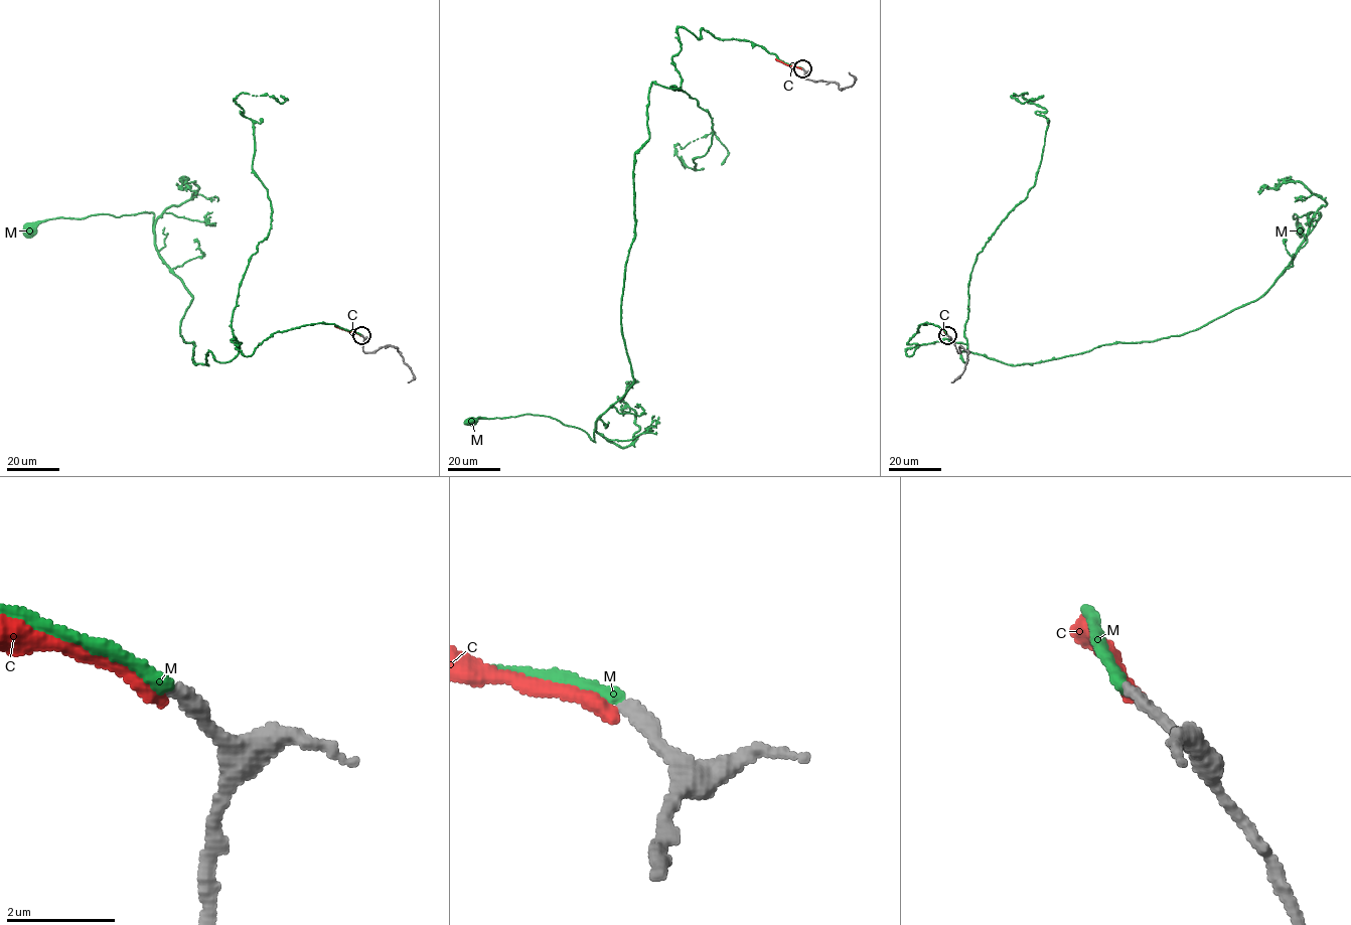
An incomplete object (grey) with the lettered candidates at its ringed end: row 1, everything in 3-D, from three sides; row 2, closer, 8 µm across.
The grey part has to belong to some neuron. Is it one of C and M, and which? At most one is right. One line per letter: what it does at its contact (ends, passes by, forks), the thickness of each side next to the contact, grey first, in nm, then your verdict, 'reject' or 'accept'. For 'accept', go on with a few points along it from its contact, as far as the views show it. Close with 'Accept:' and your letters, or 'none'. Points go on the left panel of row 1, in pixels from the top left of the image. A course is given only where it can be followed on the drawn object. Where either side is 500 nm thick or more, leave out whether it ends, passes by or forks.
C: it ends there; 260 nm thick on the grey side, 280 nm on the other; reject
M: it ends there; 260 nm thick on the grey side, 240 nm on the other; accept; it runs (361, 335), (309, 324), (193, 363), (180, 335), (192, 295), (152, 213), (29, 229)
Accept: M

